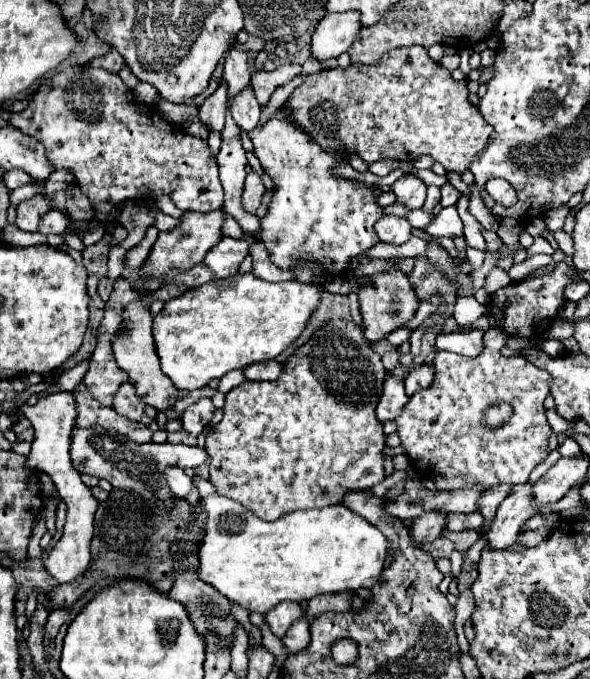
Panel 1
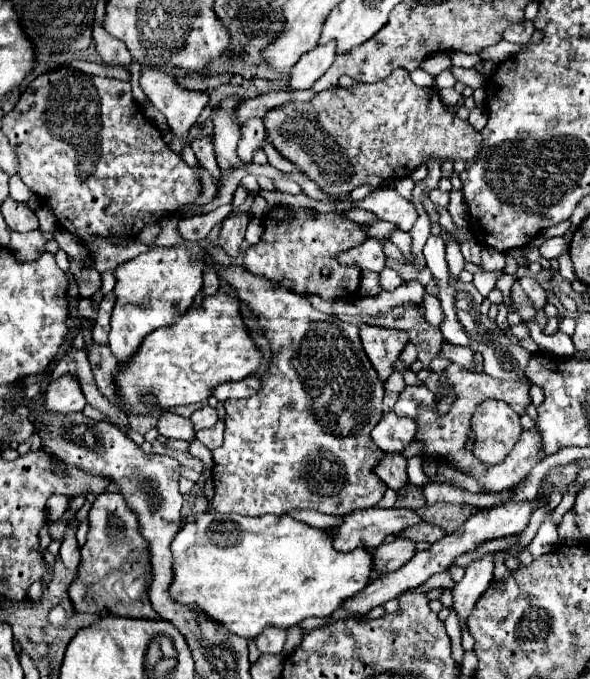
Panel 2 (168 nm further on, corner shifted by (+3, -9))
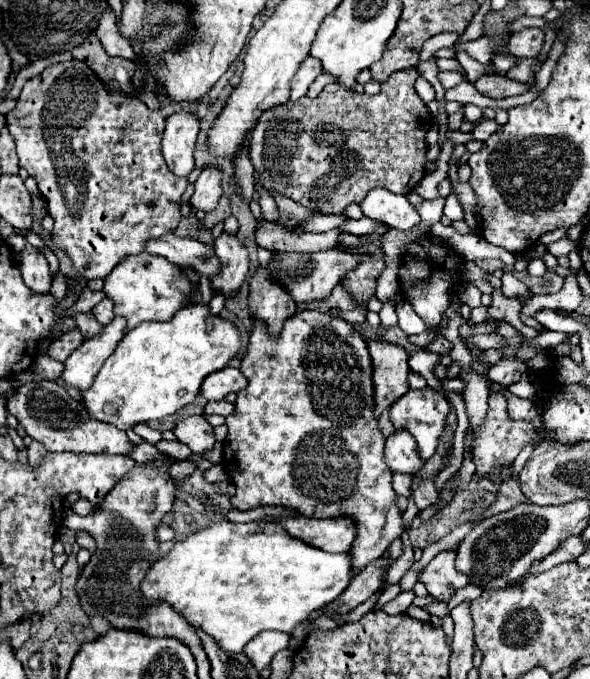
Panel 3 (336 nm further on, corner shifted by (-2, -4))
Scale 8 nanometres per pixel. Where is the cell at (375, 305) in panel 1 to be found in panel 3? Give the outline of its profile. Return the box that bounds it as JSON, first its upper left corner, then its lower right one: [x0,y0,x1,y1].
[368,340,408,418]

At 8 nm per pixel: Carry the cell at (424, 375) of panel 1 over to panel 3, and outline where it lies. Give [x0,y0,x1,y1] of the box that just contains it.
[390,388,450,460]

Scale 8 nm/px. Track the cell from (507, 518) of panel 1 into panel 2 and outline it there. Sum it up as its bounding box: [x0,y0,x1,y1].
[453,553,493,625]

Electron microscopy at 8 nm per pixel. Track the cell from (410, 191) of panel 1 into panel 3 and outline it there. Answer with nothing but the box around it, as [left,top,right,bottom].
[360,188,420,230]

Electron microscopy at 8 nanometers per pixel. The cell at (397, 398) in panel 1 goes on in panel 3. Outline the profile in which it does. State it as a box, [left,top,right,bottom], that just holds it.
[384,430,424,474]

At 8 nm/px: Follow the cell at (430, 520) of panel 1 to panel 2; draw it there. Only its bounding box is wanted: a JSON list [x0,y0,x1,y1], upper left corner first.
[373,537,415,573]

